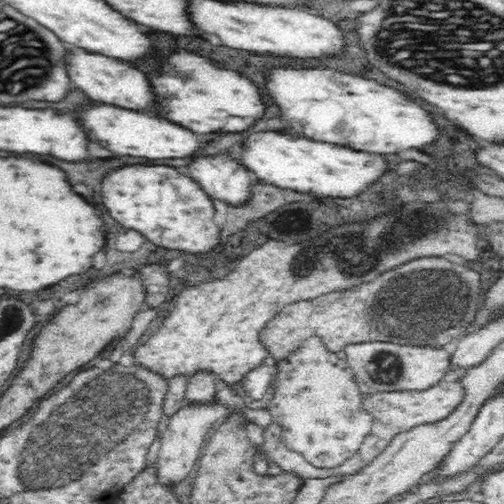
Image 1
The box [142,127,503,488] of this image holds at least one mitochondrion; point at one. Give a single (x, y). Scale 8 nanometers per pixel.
(445, 297)

